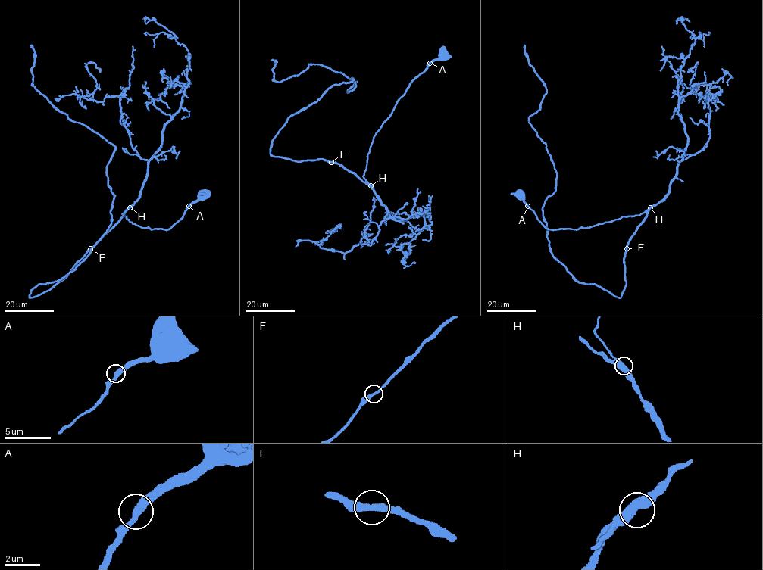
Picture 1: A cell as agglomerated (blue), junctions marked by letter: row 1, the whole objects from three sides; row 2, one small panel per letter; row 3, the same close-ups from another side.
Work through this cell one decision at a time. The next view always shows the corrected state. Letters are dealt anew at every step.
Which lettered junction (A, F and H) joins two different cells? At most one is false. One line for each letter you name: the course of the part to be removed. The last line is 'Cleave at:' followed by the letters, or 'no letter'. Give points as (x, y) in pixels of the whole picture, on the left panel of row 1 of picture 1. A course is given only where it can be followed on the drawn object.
Cleave at: no letter

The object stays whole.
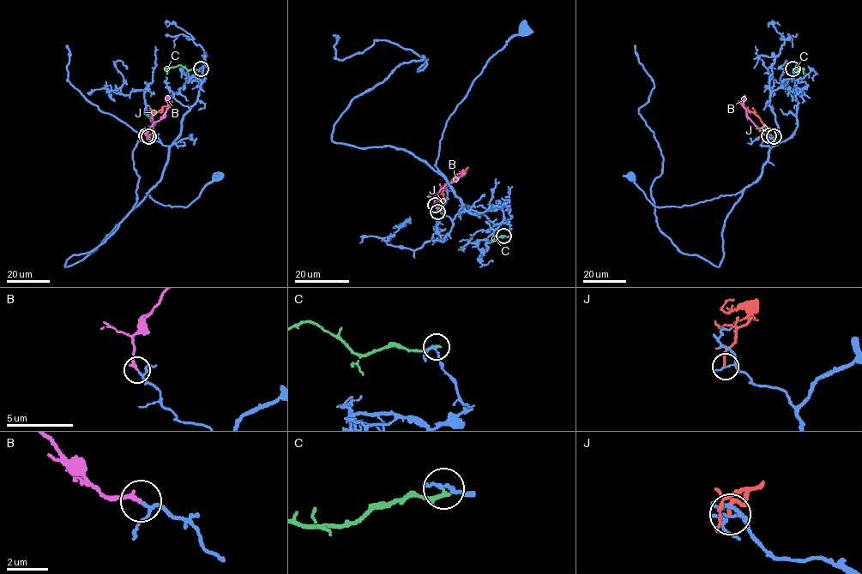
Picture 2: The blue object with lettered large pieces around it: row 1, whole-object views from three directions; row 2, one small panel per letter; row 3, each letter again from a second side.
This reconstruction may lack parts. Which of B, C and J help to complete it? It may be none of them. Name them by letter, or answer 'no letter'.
B

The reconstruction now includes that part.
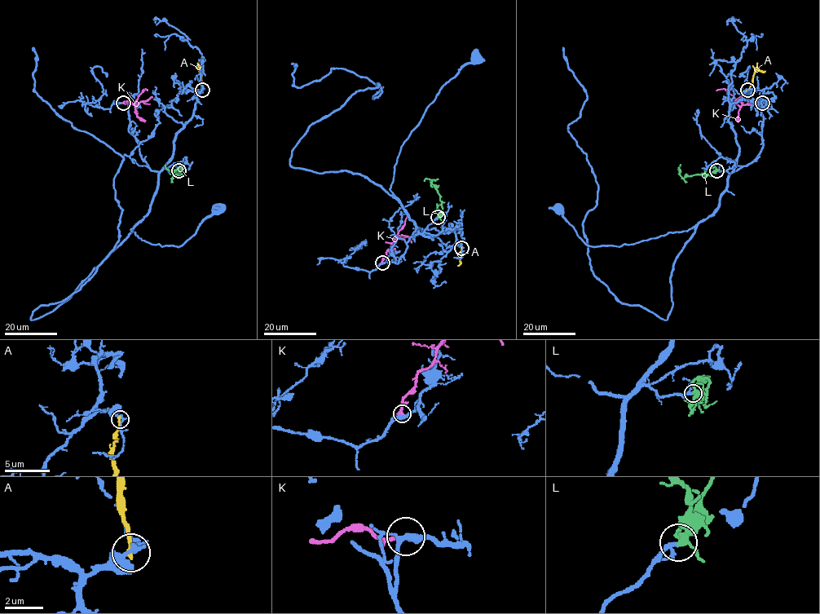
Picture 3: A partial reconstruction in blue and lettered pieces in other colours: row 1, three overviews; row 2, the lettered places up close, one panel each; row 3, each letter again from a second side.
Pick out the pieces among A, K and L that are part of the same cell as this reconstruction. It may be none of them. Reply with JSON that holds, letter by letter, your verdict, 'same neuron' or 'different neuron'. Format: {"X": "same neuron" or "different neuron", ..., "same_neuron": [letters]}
{"A": "different neuron", "K": "different neuron", "L": "same neuron", "same_neuron": ["L"]}

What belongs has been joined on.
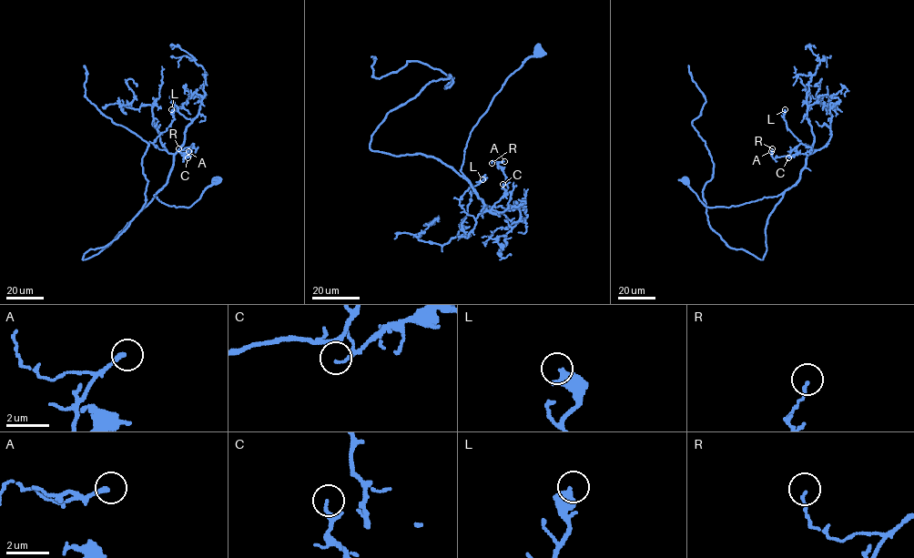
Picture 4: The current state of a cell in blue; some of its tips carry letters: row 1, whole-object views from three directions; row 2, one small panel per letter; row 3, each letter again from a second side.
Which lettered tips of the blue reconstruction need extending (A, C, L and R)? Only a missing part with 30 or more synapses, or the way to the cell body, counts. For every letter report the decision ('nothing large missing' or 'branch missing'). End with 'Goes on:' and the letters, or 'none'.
A: nothing large missing
C: nothing large missing
L: nothing large missing
R: nothing large missing
Goes on: none

